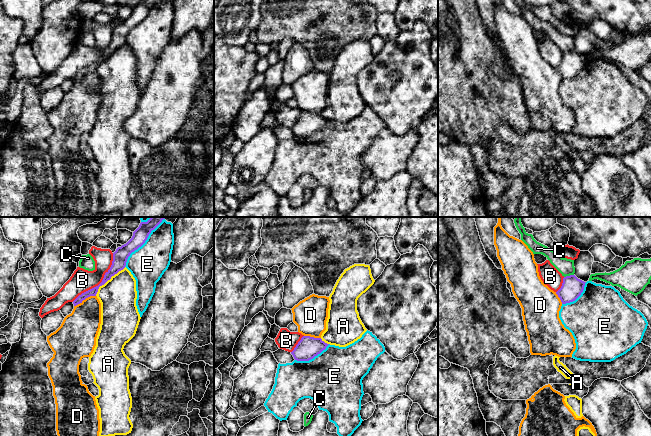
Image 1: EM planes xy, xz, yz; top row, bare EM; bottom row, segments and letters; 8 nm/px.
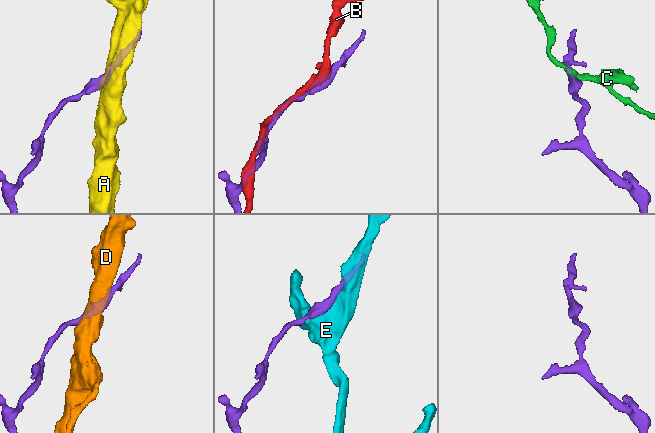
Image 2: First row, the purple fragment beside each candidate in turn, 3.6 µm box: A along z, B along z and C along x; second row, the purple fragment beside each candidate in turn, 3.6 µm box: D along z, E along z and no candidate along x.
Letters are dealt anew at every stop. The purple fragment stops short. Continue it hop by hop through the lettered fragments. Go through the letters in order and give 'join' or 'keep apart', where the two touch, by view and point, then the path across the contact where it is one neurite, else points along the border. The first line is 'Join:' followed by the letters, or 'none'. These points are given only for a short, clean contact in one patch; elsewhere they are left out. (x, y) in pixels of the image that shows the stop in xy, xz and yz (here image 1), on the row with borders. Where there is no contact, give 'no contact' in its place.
Join: none
A: keep apart; meets purple in xy at (108, 279)
B: keep apart; meets purple in xy at (101, 282)
C: keep apart; meets purple in yz at (568, 276); border along yz (573, 274), (564, 277)
D: keep apart; meets purple in xy at (84, 299); border along xy (95, 295), (86, 297), (74, 306)
E: keep apart; meets purple in xy at (143, 243)

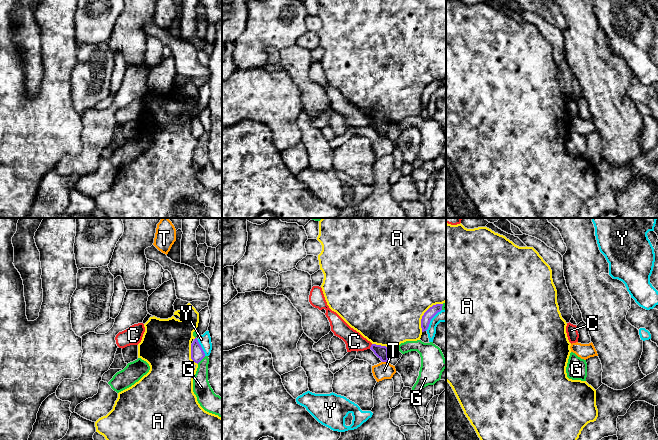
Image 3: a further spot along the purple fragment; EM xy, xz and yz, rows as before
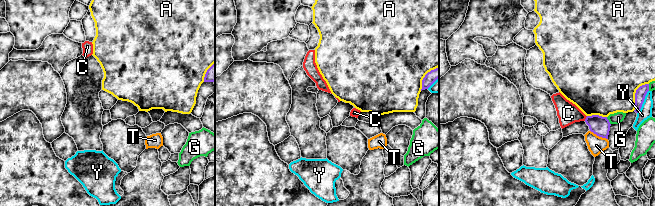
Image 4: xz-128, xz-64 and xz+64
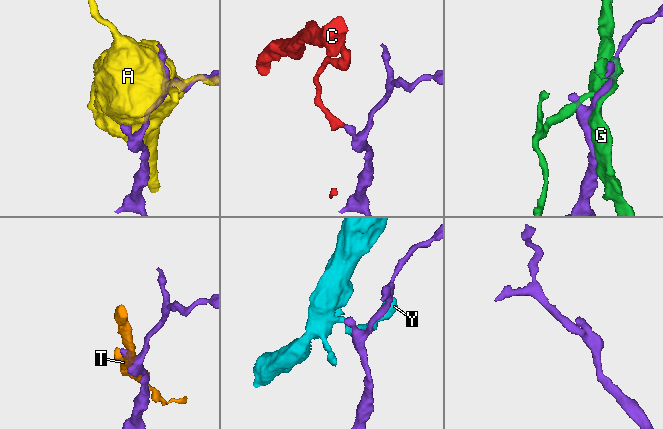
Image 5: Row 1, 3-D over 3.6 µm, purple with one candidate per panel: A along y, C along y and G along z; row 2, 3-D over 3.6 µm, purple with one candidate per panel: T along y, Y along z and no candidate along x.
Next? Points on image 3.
Join: none
A: keep apart; meets purple in xz at (424, 313)
C: keep apart; meets purple in xz at (371, 346); border along xz (372, 344), (369, 348)
G: keep apart; meets purple in xy at (201, 359)
T: keep apart; meets purple in xz at (385, 361)
Y: keep apart; meets purple in xy at (201, 347)

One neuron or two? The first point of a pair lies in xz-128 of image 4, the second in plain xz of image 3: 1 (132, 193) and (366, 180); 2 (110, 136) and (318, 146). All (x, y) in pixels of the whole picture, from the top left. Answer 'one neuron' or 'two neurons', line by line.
1: two neurons
2: two neurons

